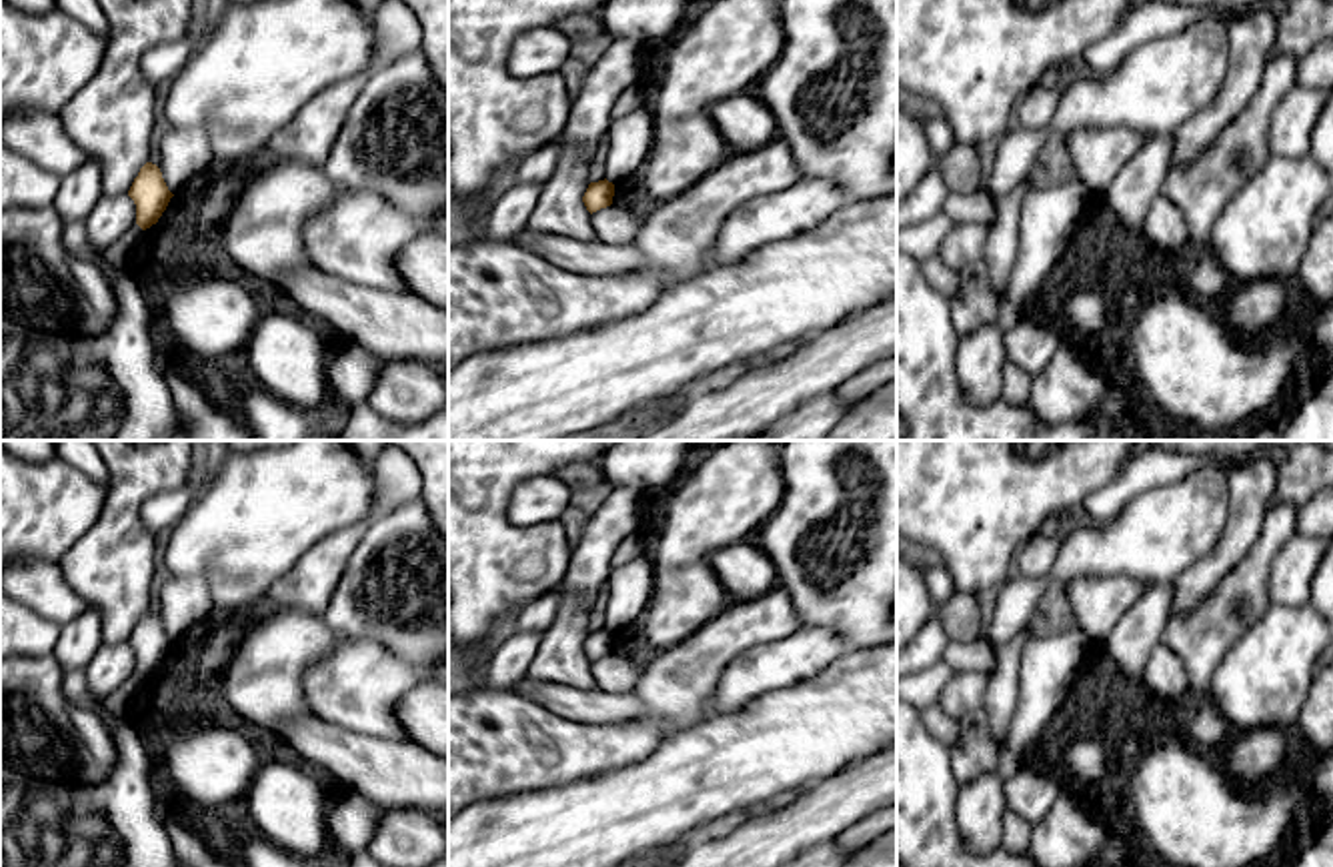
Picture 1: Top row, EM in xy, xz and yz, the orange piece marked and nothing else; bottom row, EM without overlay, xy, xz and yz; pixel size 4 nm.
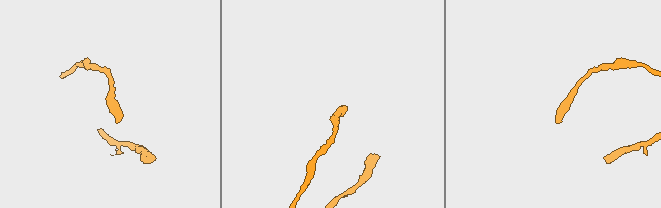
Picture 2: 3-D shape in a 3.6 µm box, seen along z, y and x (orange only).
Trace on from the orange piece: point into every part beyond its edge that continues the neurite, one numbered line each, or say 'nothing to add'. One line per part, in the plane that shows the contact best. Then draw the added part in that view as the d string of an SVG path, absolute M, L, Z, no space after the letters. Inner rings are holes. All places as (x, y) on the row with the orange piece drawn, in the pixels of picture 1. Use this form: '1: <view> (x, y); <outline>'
nothing to add

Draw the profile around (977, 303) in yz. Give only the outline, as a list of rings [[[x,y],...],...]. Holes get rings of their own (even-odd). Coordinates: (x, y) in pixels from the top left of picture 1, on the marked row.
[[[979,258],[961,272],[961,290],[951,300],[951,318],[959,338],[999,318],[1001,296],[995,292],[989,266]]]

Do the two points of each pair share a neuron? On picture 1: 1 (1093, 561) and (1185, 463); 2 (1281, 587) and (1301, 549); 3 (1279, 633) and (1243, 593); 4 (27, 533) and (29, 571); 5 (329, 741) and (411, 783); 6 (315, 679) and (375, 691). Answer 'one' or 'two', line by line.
1: two
2: one
3: two
4: two
5: one
6: one

